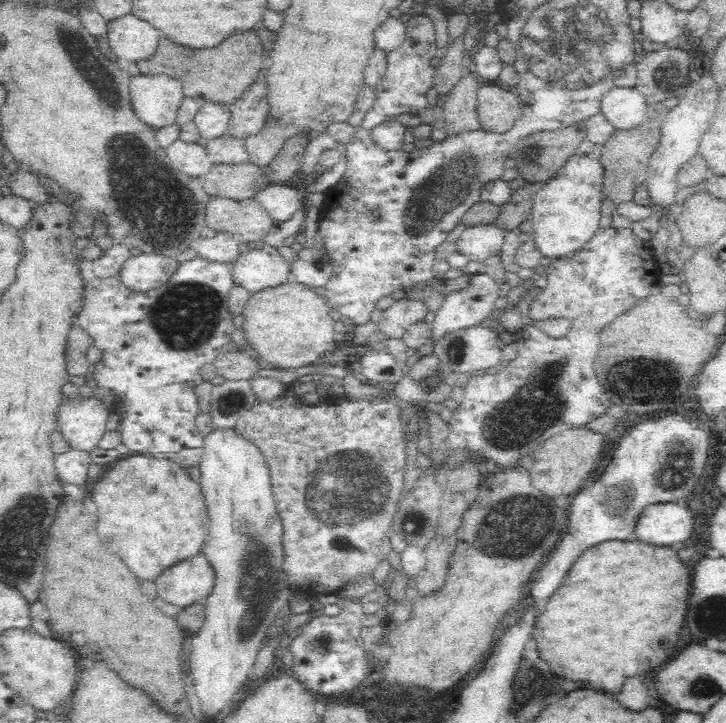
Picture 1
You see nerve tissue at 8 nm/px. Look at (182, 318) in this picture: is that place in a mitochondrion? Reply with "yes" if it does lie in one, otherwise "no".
yes

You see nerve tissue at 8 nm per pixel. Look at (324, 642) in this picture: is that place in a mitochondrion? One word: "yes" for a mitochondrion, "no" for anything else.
yes

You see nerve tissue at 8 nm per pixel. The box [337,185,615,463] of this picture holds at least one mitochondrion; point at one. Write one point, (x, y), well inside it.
(510, 431)

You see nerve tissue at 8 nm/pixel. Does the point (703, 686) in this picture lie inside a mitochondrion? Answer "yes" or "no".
yes

